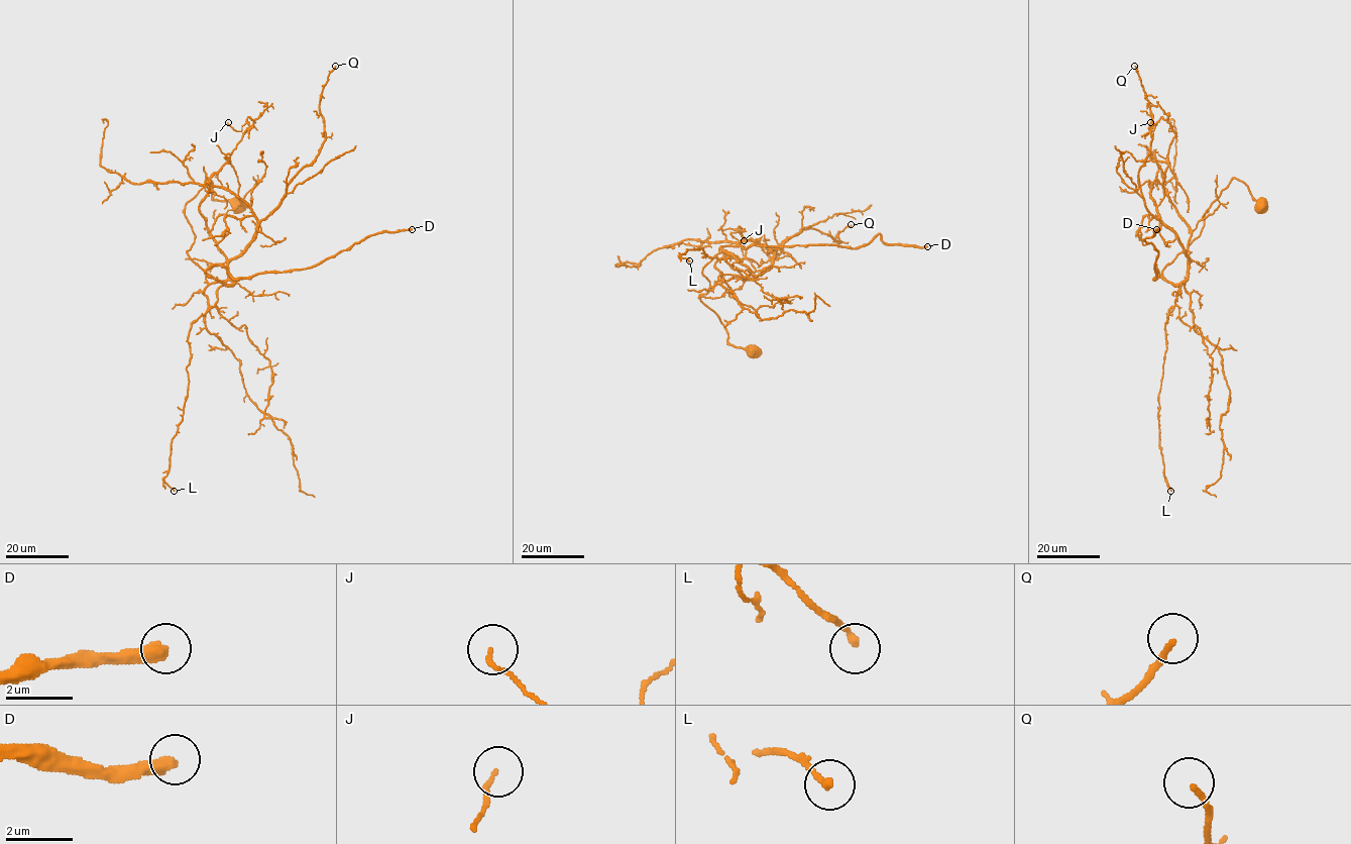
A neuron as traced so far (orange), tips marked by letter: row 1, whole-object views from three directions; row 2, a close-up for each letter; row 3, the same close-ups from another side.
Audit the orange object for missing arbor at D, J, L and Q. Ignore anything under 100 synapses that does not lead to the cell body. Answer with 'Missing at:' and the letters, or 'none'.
Missing at: D

